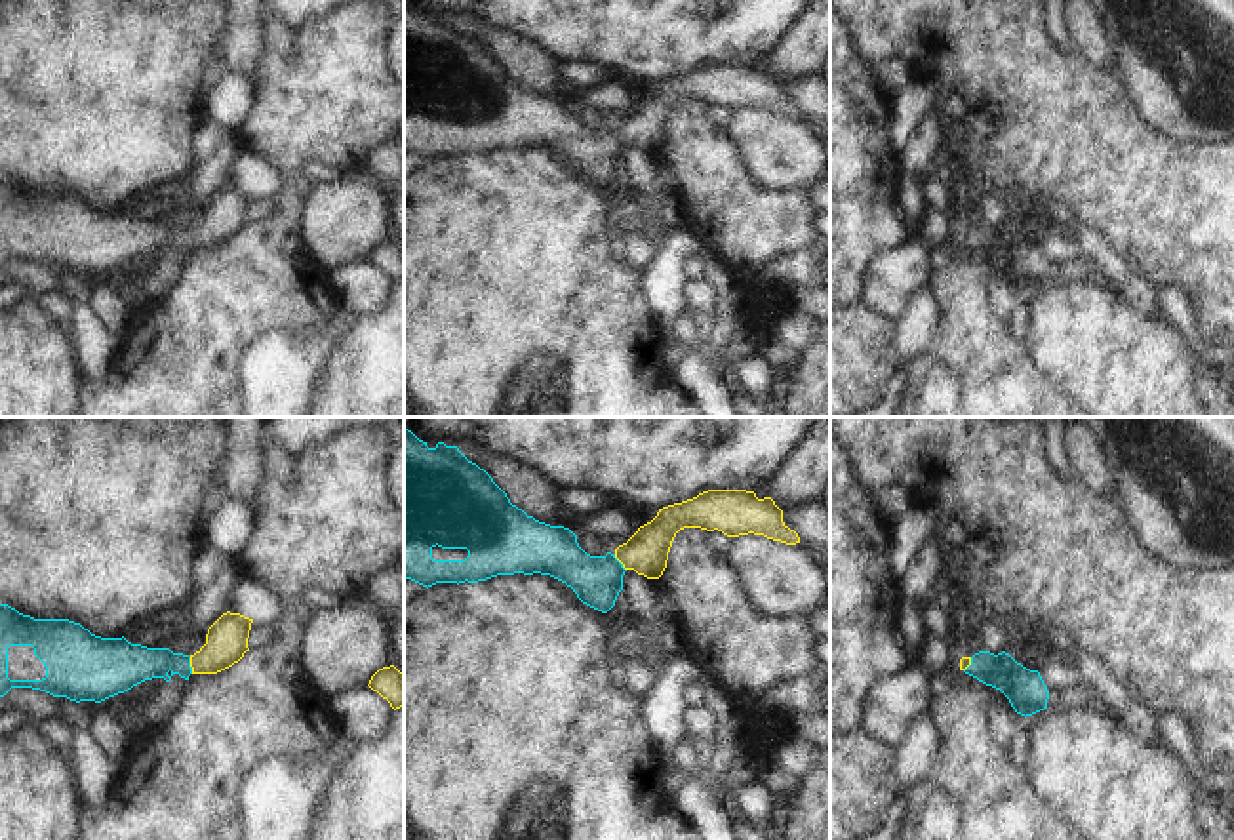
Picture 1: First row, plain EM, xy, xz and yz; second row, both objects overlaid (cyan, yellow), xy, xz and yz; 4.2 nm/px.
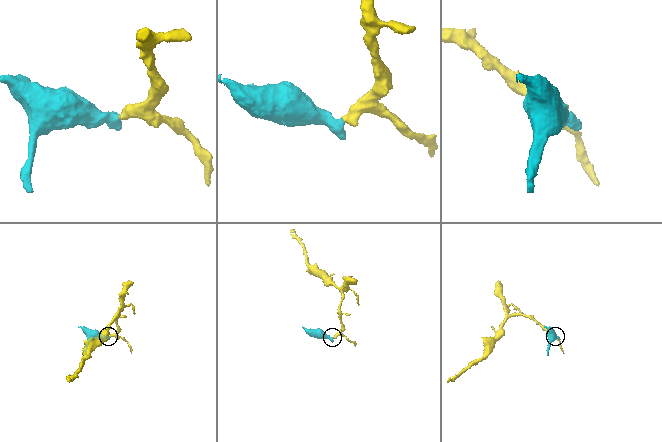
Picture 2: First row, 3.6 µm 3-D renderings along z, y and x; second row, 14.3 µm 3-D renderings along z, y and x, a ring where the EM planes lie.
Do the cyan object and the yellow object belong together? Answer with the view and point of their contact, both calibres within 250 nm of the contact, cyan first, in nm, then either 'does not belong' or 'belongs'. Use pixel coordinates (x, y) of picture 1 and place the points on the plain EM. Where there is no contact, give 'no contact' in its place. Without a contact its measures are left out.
contact xy (189, 239); calibres 180 and 180 nm; belongs

